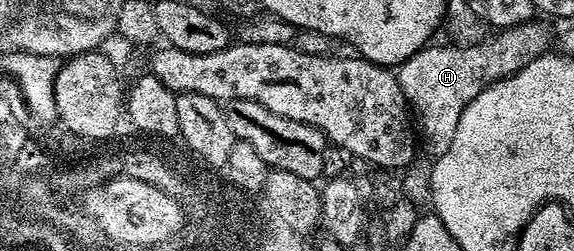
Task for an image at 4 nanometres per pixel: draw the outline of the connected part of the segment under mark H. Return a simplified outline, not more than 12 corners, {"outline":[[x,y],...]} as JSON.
{"outline":[[548,19],[457,46],[431,44],[398,67],[430,157],[470,101],[550,51]]}

